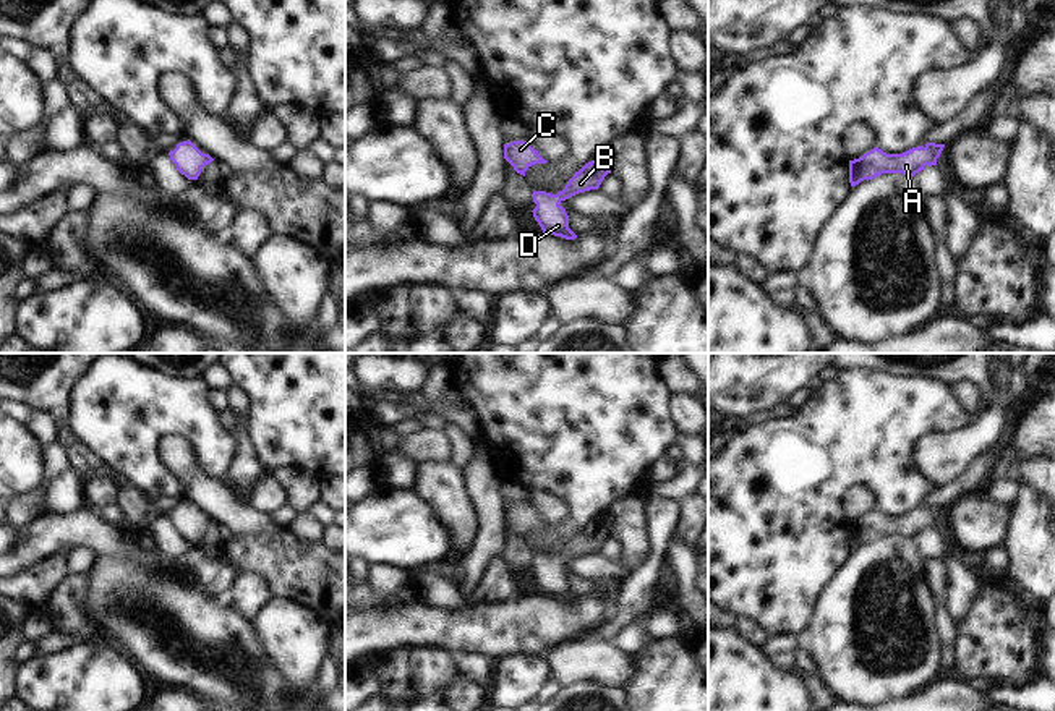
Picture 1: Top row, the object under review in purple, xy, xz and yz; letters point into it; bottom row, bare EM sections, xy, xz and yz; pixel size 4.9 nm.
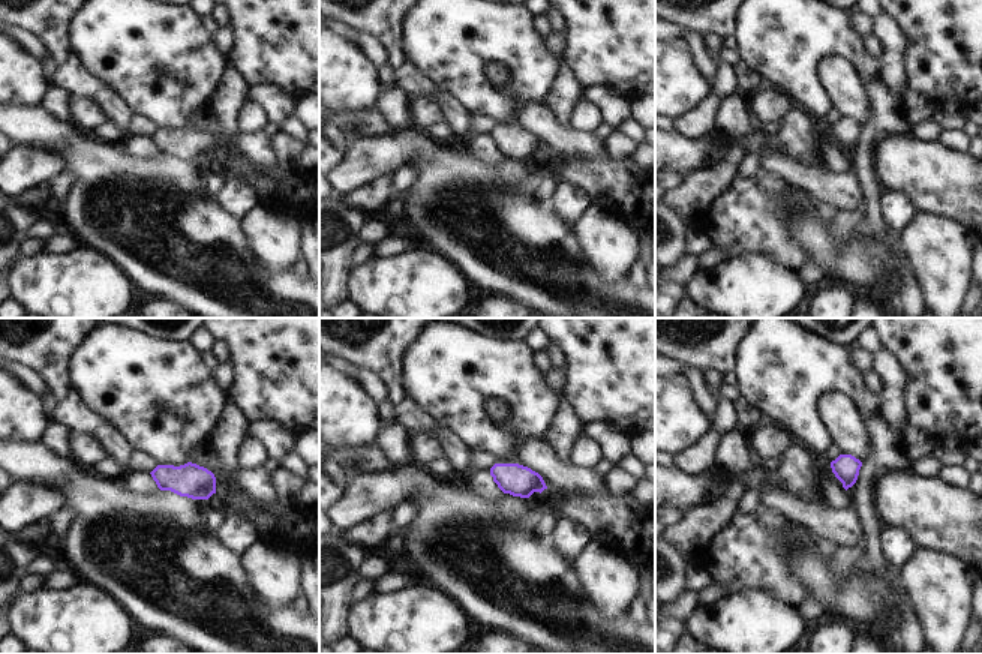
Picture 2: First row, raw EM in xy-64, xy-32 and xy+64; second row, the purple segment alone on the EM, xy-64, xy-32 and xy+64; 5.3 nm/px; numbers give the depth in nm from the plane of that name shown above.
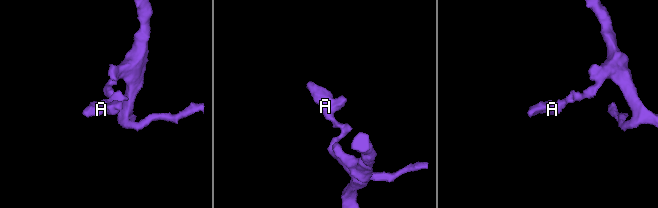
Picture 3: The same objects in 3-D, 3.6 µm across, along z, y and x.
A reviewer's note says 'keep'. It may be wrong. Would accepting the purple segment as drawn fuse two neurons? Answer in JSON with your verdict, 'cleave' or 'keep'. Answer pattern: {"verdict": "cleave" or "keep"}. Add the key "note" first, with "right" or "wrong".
{"note": "right", "verdict": "keep"}

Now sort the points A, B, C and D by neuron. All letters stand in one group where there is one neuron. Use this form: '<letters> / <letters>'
A B C D

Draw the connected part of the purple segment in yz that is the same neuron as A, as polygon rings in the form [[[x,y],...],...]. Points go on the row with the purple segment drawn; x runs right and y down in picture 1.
[[[927,143],[924,147],[912,147],[903,154],[886,154],[878,147],[865,152],[862,157],[849,160],[849,183],[859,185],[864,180],[873,180],[882,173],[903,173],[914,177],[925,165],[937,165],[945,144]]]

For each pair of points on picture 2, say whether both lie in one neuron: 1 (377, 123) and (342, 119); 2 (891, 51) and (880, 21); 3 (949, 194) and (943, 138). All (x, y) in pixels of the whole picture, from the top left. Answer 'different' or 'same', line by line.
1: same
2: same
3: different

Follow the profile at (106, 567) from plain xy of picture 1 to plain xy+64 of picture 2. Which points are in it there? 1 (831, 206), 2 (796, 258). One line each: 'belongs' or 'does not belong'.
1: does not belong
2: does not belong

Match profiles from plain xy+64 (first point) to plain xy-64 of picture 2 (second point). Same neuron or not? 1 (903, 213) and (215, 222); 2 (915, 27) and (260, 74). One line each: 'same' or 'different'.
1: different
2: same

